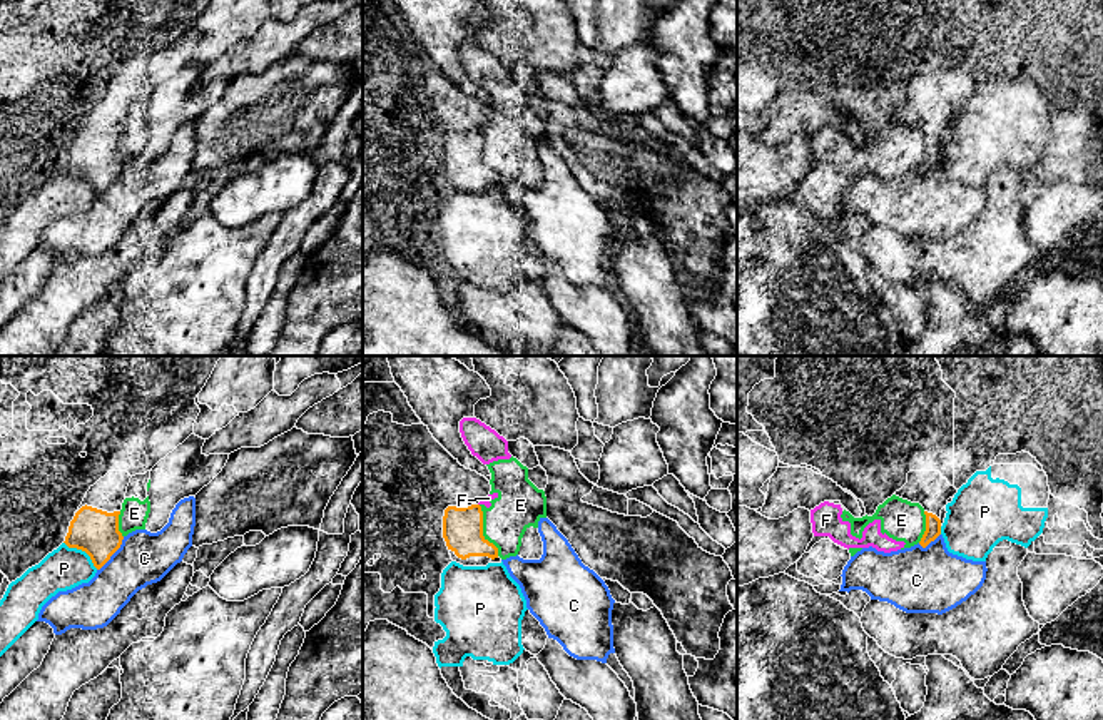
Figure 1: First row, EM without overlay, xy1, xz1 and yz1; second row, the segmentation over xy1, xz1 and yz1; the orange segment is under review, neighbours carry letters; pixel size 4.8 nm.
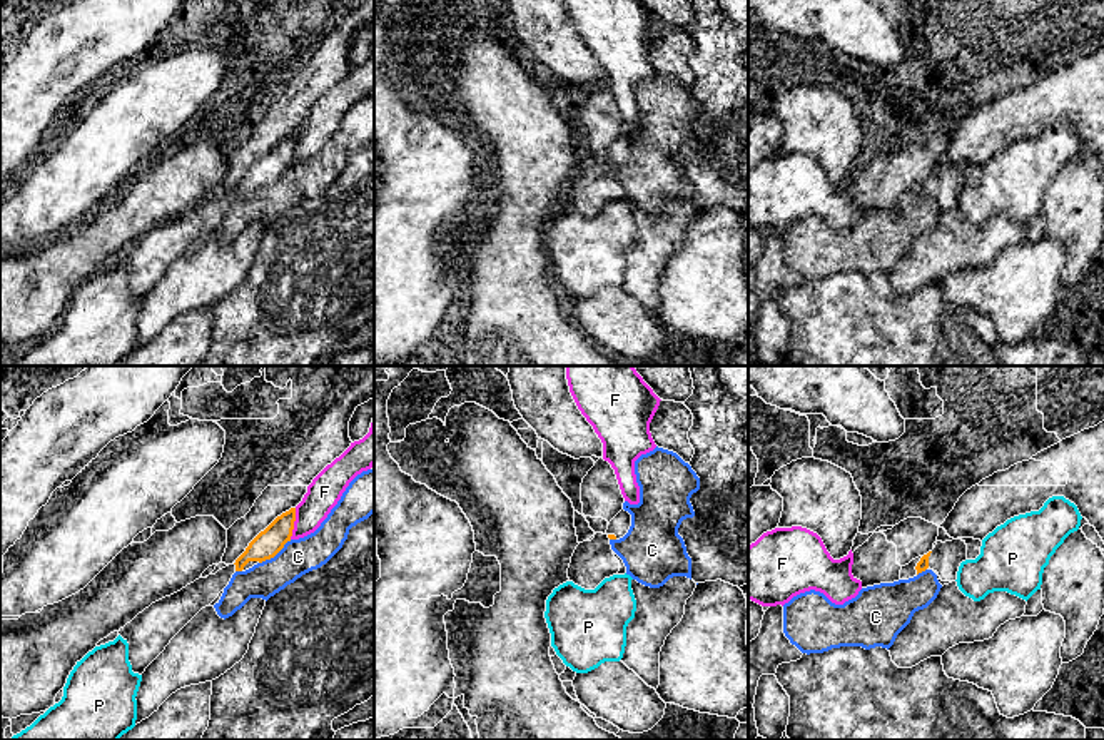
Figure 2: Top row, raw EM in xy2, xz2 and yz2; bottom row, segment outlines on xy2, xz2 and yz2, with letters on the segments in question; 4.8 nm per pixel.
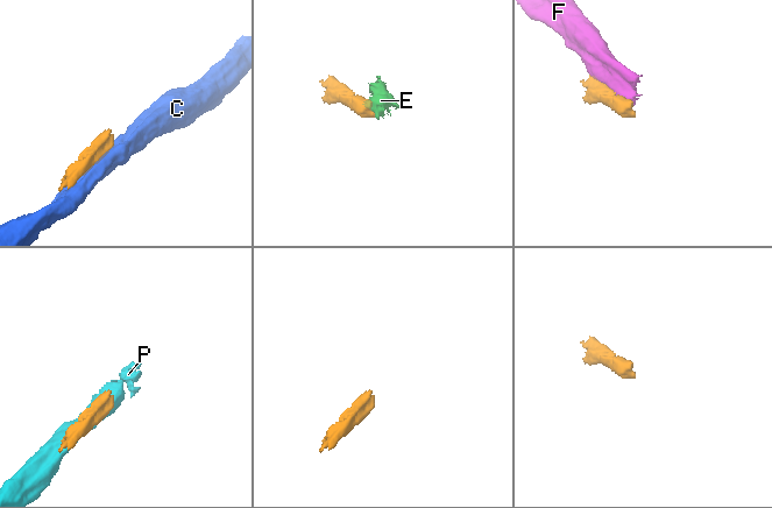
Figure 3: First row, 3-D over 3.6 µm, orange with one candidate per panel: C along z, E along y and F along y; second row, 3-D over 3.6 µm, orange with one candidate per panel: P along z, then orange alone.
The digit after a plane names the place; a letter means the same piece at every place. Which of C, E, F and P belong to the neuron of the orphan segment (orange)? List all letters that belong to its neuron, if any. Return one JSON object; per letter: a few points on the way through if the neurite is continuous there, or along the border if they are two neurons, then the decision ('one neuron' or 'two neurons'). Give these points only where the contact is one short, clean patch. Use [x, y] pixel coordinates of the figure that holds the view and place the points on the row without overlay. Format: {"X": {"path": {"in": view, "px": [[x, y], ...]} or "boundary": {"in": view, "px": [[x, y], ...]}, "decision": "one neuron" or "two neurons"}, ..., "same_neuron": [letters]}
{"C": {"decision": "two neurons"}, "E": {"decision": "two neurons"}, "F": {"decision": "two neurons"}, "P": {"decision": "two neurons"}, "same_neuron": []}

